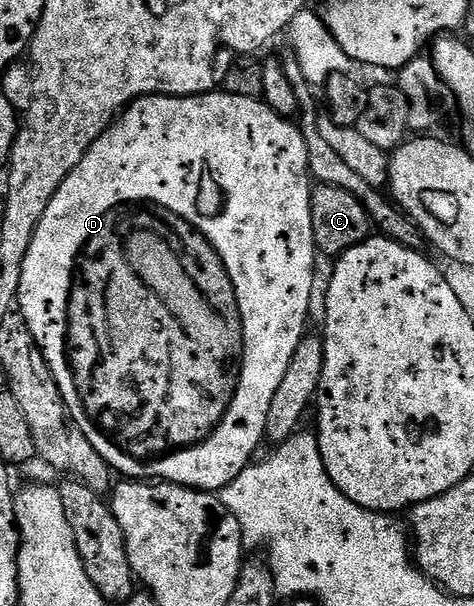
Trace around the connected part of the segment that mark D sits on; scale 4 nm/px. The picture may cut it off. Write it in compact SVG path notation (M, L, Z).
M215 89L209 95L147 95L144 99L136 99L91 145L86 156L80 161L80 165L72 169L72 173L62 182L60 189L56 189L56 197L52 197L48 209L44 209L44 217L40 217L40 225L32 237L32 245L28 245L28 257L24 257L24 273L20 273L16 307L22 312L24 321L28 321L28 329L32 329L32 337L36 337L36 345L42 350L44 361L60 389L60 397L64 397L64 405L68 409L71 421L77 425L80 433L84 433L84 437L107 463L111 472L118 474L119 471L127 480L175 483L181 487L193 487L195 491L218 493L245 467L251 466L255 458L253 455L266 439L268 409L272 409L272 397L276 397L280 389L280 381L284 381L284 373L288 373L292 353L296 353L300 341L307 334L306 318L310 315L310 298L314 295L316 248L312 233L312 209L310 208L312 180L308 165L308 149L304 145L301 130L290 123L293 122L287 116L277 115L261 99L232 95L225 89Z

